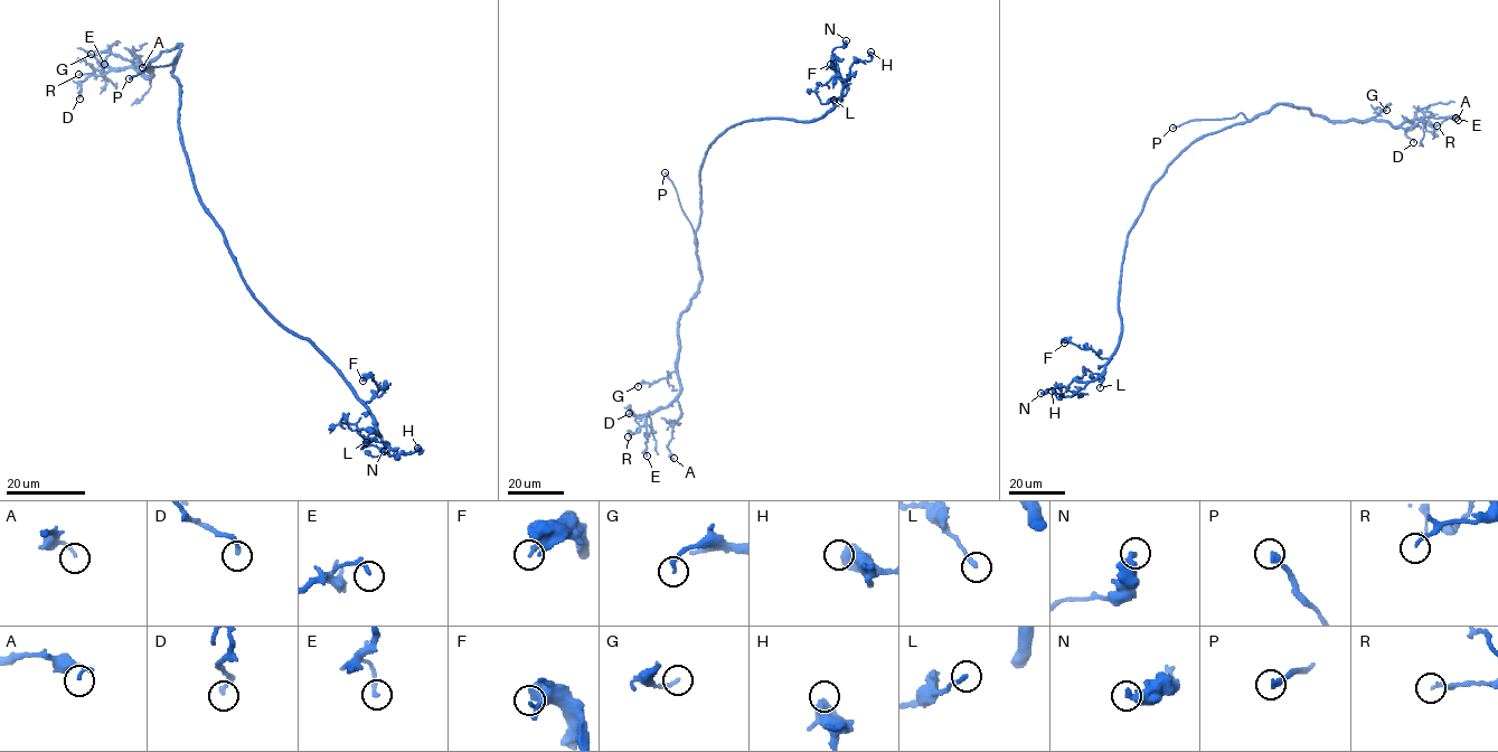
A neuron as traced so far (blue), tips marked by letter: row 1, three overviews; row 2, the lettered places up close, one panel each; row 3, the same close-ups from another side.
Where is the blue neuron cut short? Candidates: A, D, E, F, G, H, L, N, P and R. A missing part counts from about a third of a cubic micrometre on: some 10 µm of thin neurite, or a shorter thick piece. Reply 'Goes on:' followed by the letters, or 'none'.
Goes on: P

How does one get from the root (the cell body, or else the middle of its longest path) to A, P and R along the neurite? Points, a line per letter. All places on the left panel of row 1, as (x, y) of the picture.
A: (181, 144), (180, 86), (172, 75), (180, 46), (149, 64), (150, 78), (133, 64), (142, 67)
P: (181, 144), (180, 86), (172, 75), (176, 57), (169, 65), (147, 66), (129, 78)
R: (181, 144), (180, 86), (172, 75), (179, 45), (149, 64), (149, 76), (106, 65), (78, 74)

